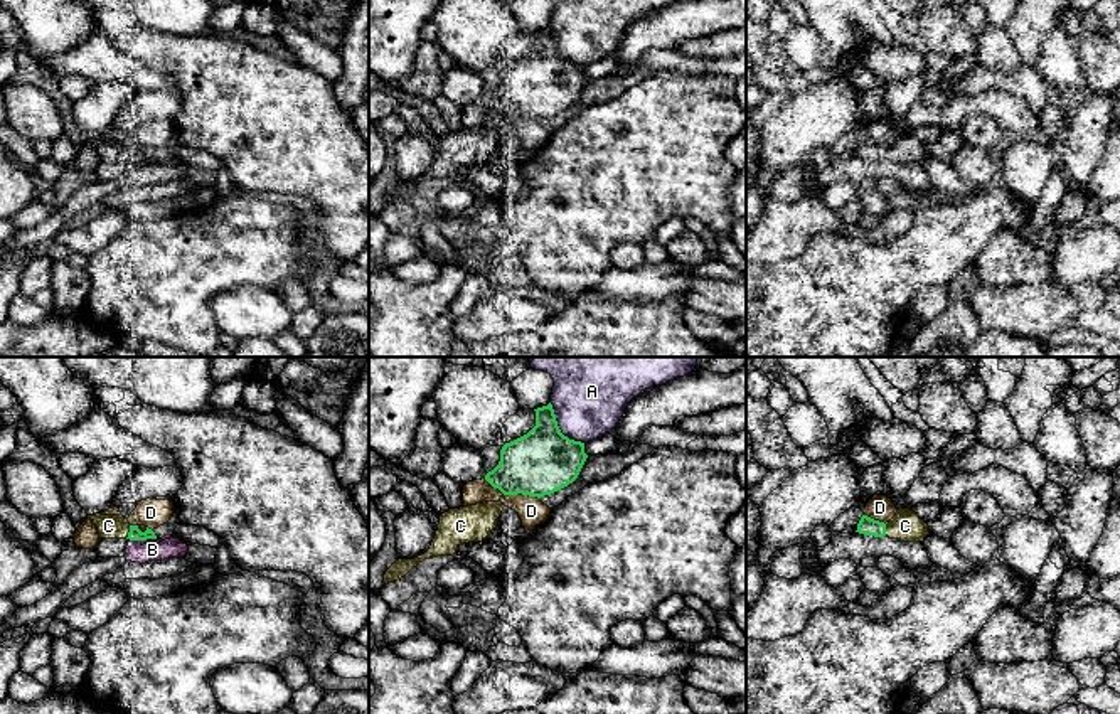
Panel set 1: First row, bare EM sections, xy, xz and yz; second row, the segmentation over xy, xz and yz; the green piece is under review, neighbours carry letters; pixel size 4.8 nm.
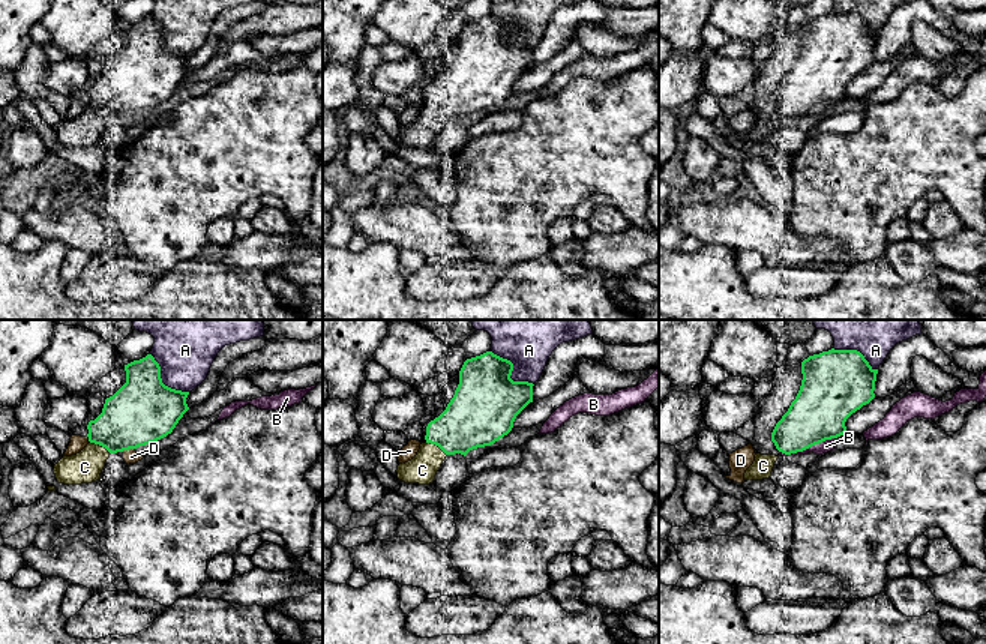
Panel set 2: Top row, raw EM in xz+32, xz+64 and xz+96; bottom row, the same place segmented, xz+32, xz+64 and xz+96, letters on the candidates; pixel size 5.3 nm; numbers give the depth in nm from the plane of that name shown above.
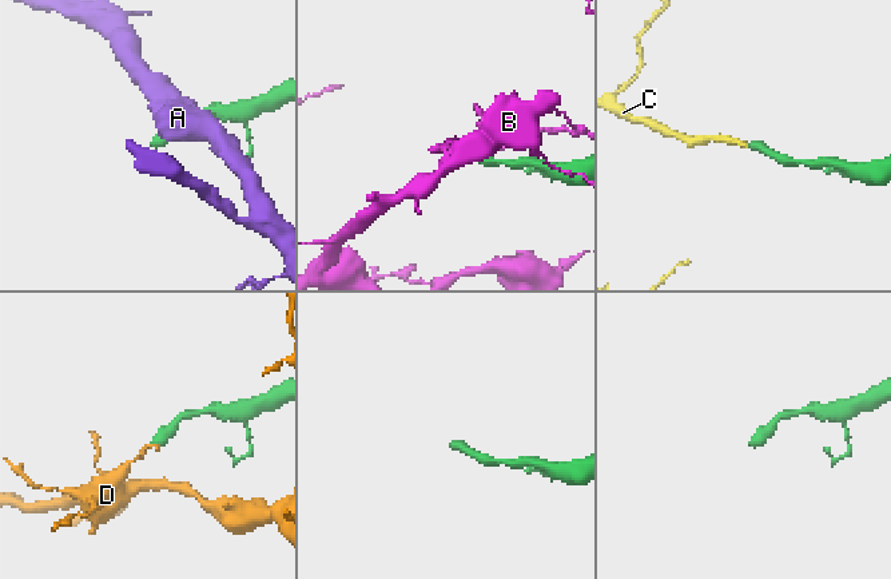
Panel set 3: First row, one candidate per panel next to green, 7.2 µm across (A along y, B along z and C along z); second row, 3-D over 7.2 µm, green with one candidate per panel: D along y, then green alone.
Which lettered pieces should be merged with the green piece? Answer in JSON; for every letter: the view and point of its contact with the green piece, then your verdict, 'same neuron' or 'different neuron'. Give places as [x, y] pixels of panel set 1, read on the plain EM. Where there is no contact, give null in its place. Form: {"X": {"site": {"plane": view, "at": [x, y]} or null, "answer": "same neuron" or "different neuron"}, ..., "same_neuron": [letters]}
{"A": {"site": {"plane": "xz", "at": [558, 51]}, "answer": "different neuron"}, "B": {"site": {"plane": "xy", "at": [142, 162]}, "answer": "different neuron"}, "C": {"site": {"plane": "xy", "at": [128, 155]}, "answer": "same neuron"}, "D": {"site": {"plane": "xz", "at": [512, 117]}, "answer": "different neuron"}, "same_neuron": ["C"]}

